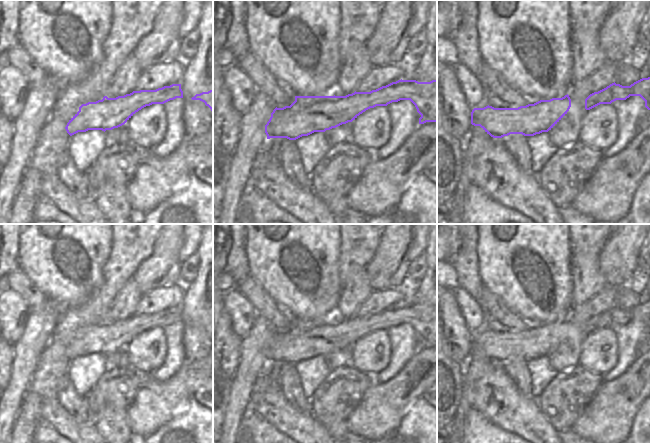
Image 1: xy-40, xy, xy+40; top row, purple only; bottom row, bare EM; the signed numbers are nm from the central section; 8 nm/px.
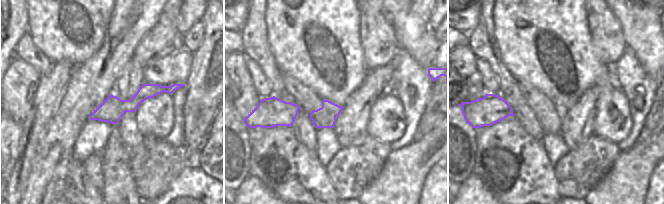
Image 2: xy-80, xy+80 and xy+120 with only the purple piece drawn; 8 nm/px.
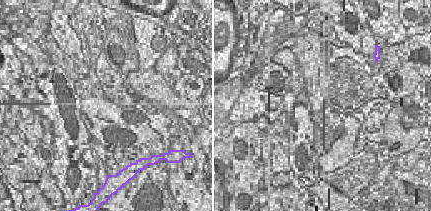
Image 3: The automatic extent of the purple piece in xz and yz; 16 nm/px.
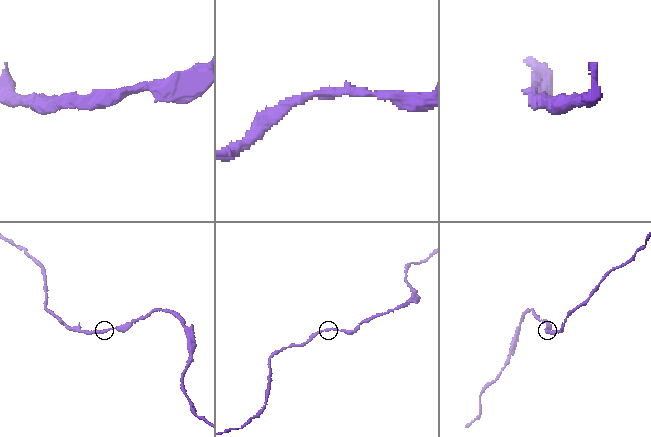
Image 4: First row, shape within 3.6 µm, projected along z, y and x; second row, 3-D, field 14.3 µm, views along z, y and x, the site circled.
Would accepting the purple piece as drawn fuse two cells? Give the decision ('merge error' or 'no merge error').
no merge error

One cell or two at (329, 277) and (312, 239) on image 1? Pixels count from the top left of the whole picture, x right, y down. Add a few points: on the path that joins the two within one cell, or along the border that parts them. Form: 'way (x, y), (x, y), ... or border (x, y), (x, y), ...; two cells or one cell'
way (327, 268), (327, 255), (320, 248); one cell

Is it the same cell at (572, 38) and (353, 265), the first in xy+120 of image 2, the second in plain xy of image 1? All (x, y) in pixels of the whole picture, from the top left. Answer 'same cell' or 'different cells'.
different cells

